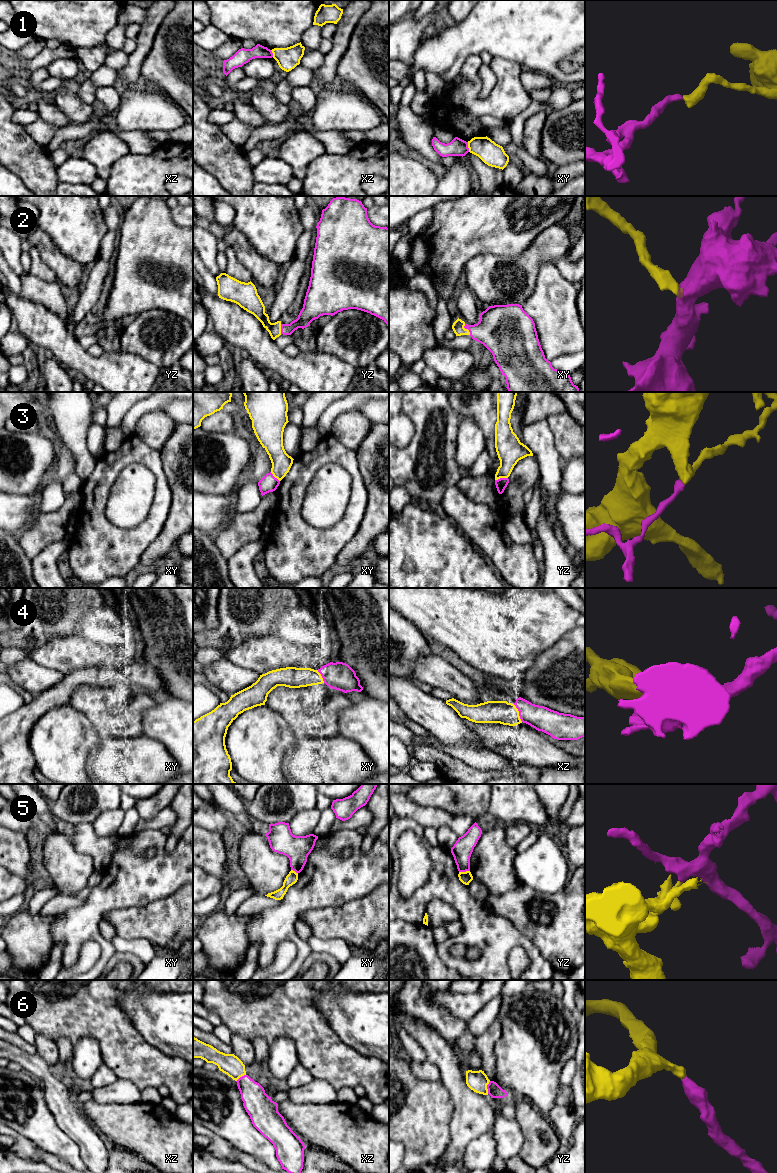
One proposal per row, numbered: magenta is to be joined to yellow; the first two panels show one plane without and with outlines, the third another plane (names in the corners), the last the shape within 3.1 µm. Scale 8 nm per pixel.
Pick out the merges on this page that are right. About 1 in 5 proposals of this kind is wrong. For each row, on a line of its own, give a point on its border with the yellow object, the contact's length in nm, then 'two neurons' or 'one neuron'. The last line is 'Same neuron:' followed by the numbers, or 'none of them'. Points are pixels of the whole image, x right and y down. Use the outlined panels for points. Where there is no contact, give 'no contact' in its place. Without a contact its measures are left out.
1: meets yellow in xy at (468, 147); contact 80 nm long; two neurons
2: meets yellow in xy at (466, 329); contact 110 nm long; one neuron
3: meets yellow in yz at (501, 477); contact 110 nm long; two neurons
4: meets yellow in xz at (518, 713); contact 160 nm long; one neuron
5: meets yellow in yz at (464, 872); contact 90 nm long; two neurons
6: meets yellow in yz at (486, 1087); contact 110 nm long; one neuron
Same neuron: 2, 4, 6

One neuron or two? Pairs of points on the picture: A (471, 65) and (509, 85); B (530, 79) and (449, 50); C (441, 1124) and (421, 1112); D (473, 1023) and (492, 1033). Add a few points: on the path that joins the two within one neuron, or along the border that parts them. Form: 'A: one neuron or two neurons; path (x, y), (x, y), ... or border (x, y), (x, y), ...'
A: one neuron; path (474, 82), (475, 99), (477, 101), (492, 101)
B: two neurons; border (523, 69), (538, 71), (546, 75)
C: one neuron; path (436, 1124), (433, 1124), (426, 1117)
D: two neurons; border (496, 1016), (477, 1036), (473, 1036), (466, 1029)

